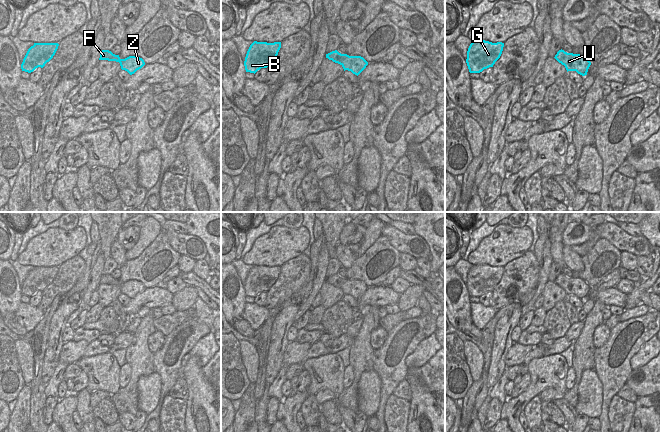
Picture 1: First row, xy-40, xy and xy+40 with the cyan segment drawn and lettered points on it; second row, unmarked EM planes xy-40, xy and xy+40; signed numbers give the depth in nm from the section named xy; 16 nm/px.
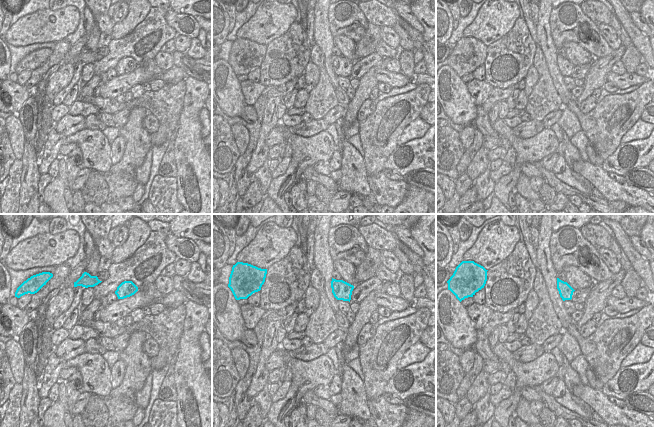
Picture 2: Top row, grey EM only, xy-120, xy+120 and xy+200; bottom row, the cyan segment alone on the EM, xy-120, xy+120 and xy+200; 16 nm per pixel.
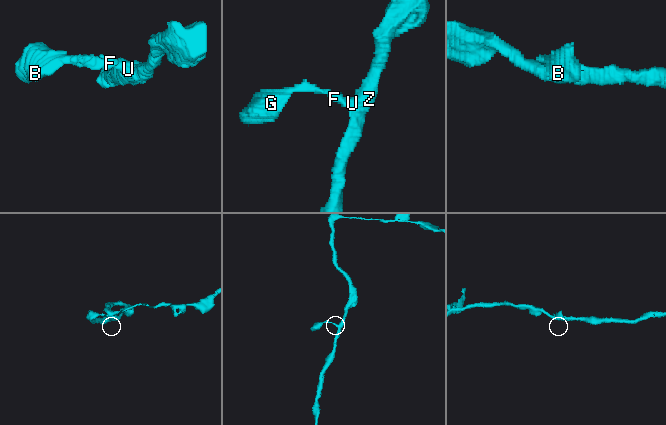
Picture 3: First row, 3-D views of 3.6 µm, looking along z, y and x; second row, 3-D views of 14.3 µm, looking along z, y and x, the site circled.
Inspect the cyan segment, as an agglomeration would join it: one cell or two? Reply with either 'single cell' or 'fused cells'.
single cell

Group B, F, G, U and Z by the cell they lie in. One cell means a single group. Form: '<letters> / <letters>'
B F G U Z

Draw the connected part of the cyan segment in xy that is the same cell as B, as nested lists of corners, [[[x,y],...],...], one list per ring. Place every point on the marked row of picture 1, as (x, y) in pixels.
[[[254,41],[246,54],[244,66],[246,72],[256,73],[261,68],[267,68],[277,57],[281,42],[267,43]]]

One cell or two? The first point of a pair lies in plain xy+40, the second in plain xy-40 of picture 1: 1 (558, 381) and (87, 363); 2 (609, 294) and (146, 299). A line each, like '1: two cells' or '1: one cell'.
1: one cell
2: one cell

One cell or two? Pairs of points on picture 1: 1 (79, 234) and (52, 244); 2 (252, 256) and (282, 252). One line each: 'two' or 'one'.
1: one
2: one

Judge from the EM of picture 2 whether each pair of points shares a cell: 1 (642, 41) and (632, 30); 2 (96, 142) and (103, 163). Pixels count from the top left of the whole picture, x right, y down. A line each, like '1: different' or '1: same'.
1: same
2: same

